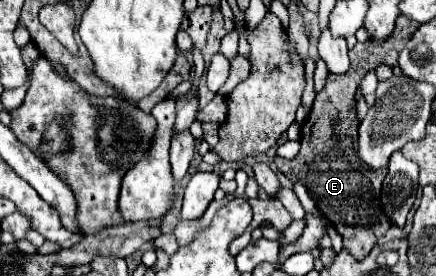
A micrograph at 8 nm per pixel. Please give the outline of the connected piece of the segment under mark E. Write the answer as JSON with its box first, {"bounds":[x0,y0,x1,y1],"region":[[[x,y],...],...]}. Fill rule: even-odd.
{"bounds":[274,16,420,260],"region":[[[400,16],[396,20],[396,30],[392,38],[384,46],[374,46],[370,42],[356,44],[350,50],[350,70],[344,76],[328,74],[326,88],[316,94],[316,102],[300,128],[300,152],[292,158],[274,158],[276,168],[288,176],[292,182],[300,182],[306,186],[310,198],[316,202],[320,212],[334,224],[334,228],[344,238],[344,248],[362,260],[370,254],[380,236],[392,226],[388,216],[384,216],[380,208],[380,190],[382,180],[386,176],[386,168],[372,170],[362,160],[358,160],[358,118],[356,118],[356,102],[354,94],[360,86],[360,80],[366,72],[384,64],[382,60],[390,58],[390,68],[398,64],[398,54],[412,38],[420,24],[408,20],[408,16]]]}

